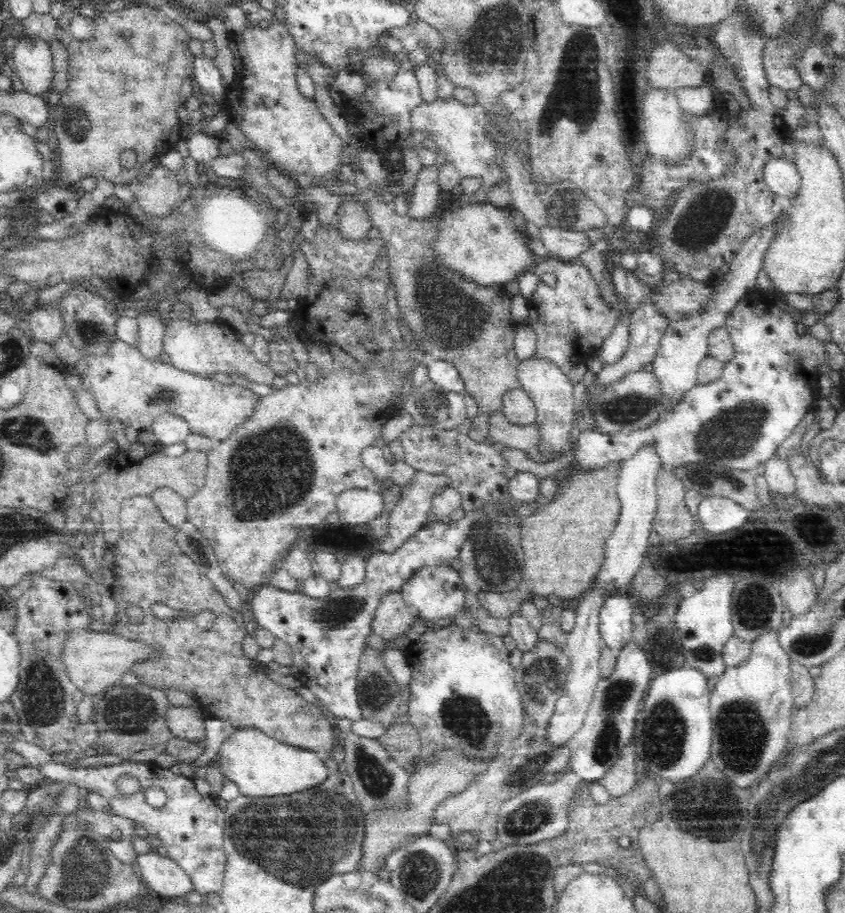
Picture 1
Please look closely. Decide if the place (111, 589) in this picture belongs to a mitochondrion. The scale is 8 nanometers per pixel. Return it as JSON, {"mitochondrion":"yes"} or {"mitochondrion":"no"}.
{"mitochondrion":"no"}

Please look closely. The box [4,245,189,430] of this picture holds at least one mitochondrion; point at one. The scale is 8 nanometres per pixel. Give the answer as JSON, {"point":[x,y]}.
{"point":[90,331]}

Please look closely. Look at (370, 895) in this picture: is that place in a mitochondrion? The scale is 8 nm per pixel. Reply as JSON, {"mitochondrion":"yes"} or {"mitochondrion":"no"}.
{"mitochondrion":"yes"}

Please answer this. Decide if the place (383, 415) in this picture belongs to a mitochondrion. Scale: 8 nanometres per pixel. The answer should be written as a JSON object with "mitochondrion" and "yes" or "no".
{"mitochondrion":"no"}

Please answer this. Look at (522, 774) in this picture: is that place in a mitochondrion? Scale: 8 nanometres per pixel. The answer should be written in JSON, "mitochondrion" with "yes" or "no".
{"mitochondrion":"yes"}

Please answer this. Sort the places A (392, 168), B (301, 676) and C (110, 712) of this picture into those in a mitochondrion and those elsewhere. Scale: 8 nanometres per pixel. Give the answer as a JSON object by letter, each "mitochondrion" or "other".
{"A":"other","B":"other","C":"mitochondrion"}

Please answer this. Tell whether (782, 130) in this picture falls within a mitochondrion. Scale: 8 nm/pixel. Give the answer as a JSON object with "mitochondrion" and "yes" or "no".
{"mitochondrion":"no"}

